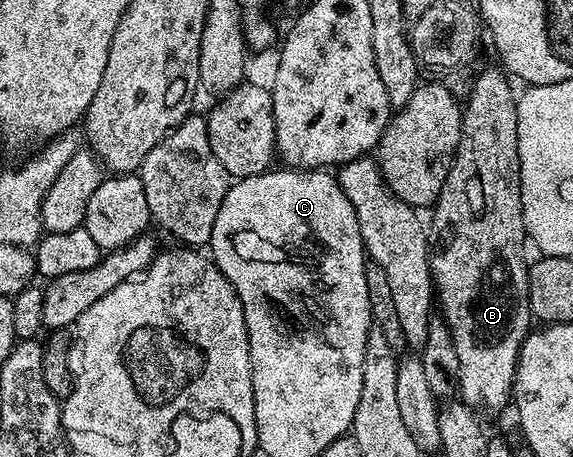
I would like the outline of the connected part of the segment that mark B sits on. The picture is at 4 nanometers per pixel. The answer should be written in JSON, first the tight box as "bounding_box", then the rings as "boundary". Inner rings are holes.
{"bounding_box":[428,67,532,411],"boundary":[[[495,67],[480,72],[474,79],[470,104],[466,103],[462,112],[459,147],[437,202],[433,204],[434,220],[428,223],[430,278],[434,283],[436,307],[451,331],[459,362],[456,391],[461,402],[472,409],[483,407],[486,411],[498,411],[511,402],[518,354],[532,330],[528,259],[526,263],[528,236],[522,216],[520,153],[516,137],[518,105],[507,72]]]}

